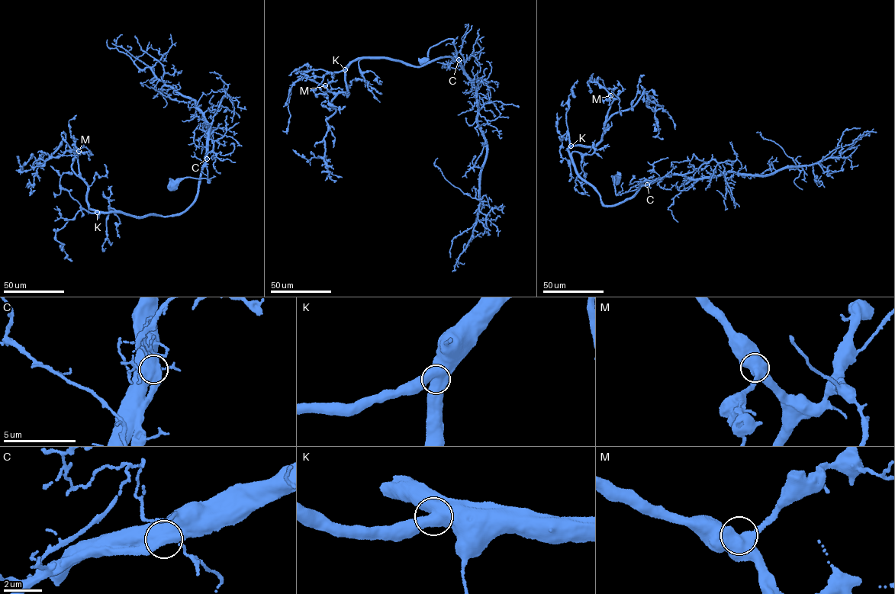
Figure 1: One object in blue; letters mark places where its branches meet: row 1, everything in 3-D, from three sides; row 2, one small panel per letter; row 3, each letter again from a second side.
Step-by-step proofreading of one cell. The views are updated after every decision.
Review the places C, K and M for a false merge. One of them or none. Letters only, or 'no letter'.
no letter

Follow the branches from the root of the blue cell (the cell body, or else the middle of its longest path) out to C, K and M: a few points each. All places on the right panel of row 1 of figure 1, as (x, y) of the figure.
C: (615, 178), (613, 177), (616, 194), (647, 184)
K: (615, 178), (616, 194), (640, 188), (624, 200), (606, 206), (597, 191), (577, 174), (568, 152), (571, 146)
M: (615, 178), (616, 194), (640, 188), (606, 206), (577, 174), (568, 152), (571, 146), (601, 140), (610, 95)

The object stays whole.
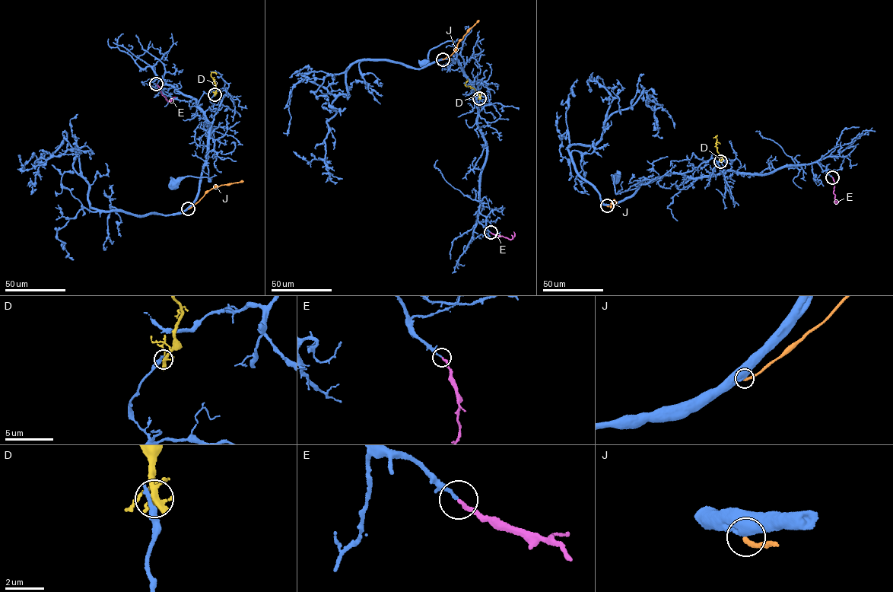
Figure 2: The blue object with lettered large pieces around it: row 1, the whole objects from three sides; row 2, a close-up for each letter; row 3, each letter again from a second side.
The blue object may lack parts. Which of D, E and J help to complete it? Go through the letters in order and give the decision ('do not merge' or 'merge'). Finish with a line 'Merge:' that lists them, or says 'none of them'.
D: do not merge
E: merge
J: do not merge
Merge: E

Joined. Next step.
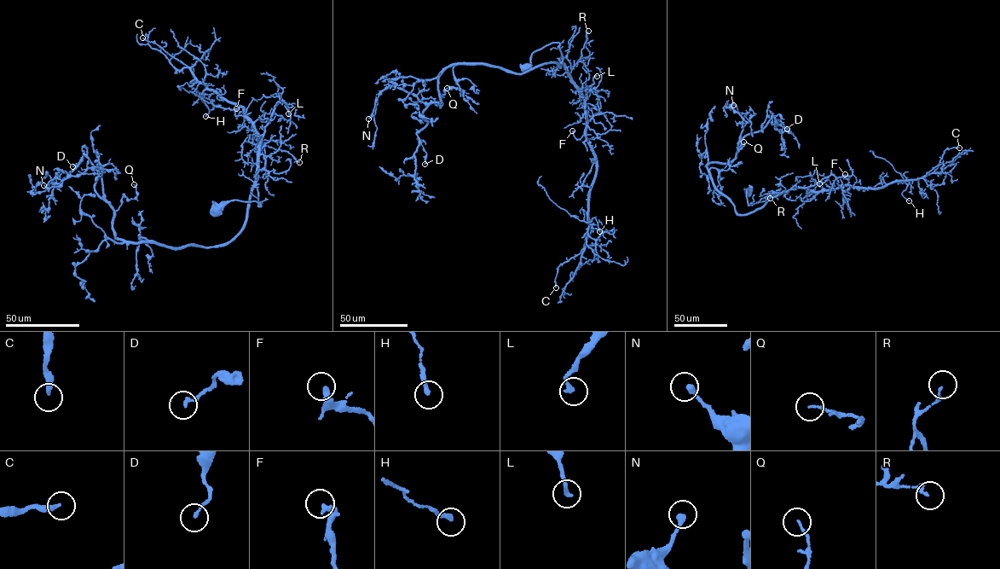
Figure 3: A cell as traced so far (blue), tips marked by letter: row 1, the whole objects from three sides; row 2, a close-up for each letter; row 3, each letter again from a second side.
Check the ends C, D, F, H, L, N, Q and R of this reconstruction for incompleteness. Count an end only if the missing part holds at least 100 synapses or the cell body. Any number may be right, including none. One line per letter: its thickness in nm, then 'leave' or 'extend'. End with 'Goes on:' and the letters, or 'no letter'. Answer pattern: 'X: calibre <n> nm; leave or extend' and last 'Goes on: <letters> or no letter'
C: calibre 280 nm; leave
D: calibre 180 nm; leave
F: calibre 320 nm; leave
H: calibre 280 nm; leave
L: calibre 200 nm; leave
N: calibre 280 nm; leave
Q: calibre 120 nm; leave
R: calibre 130 nm; leave
Goes on: no letter

